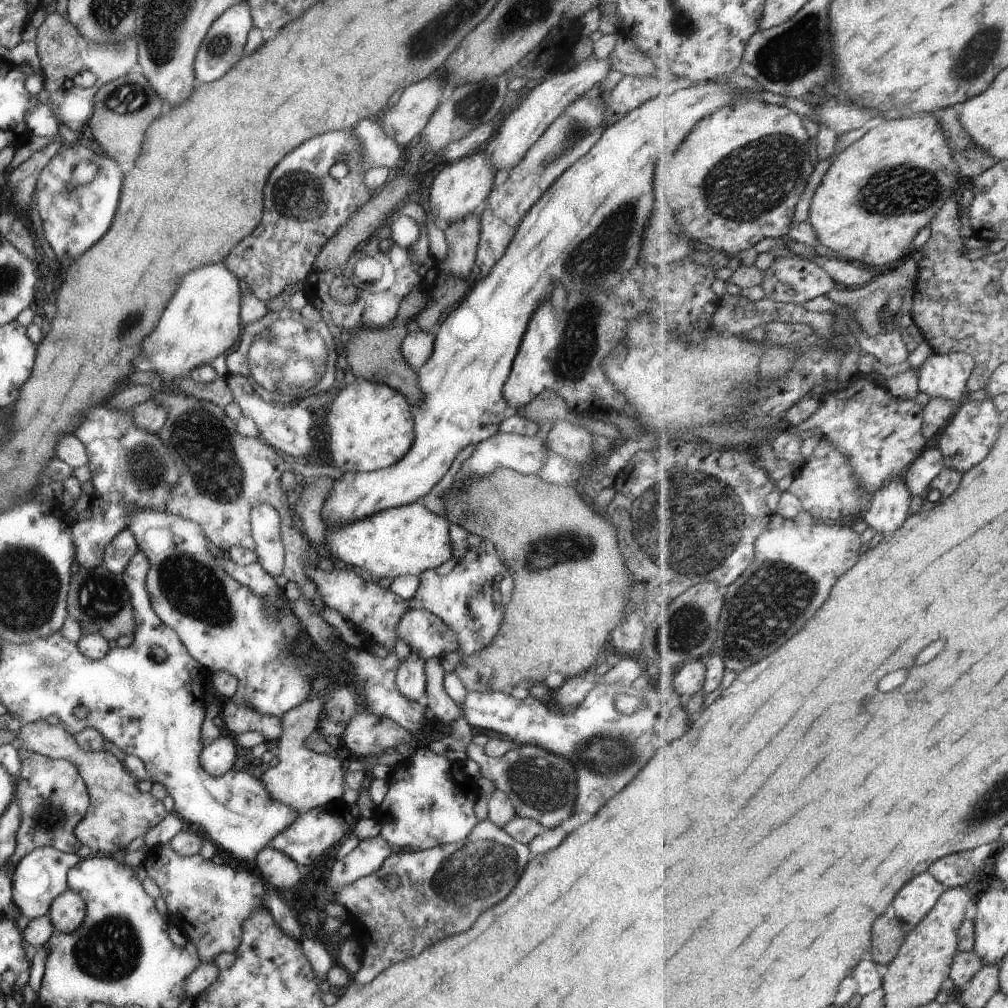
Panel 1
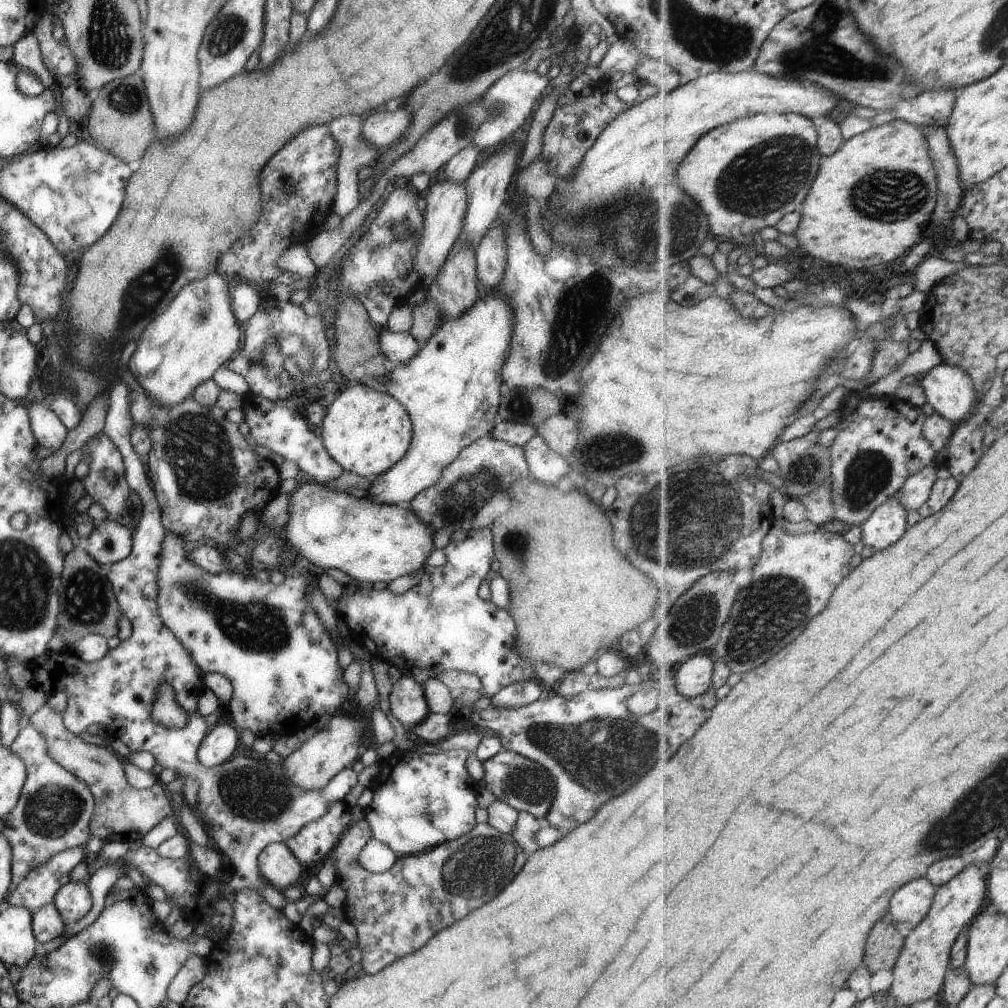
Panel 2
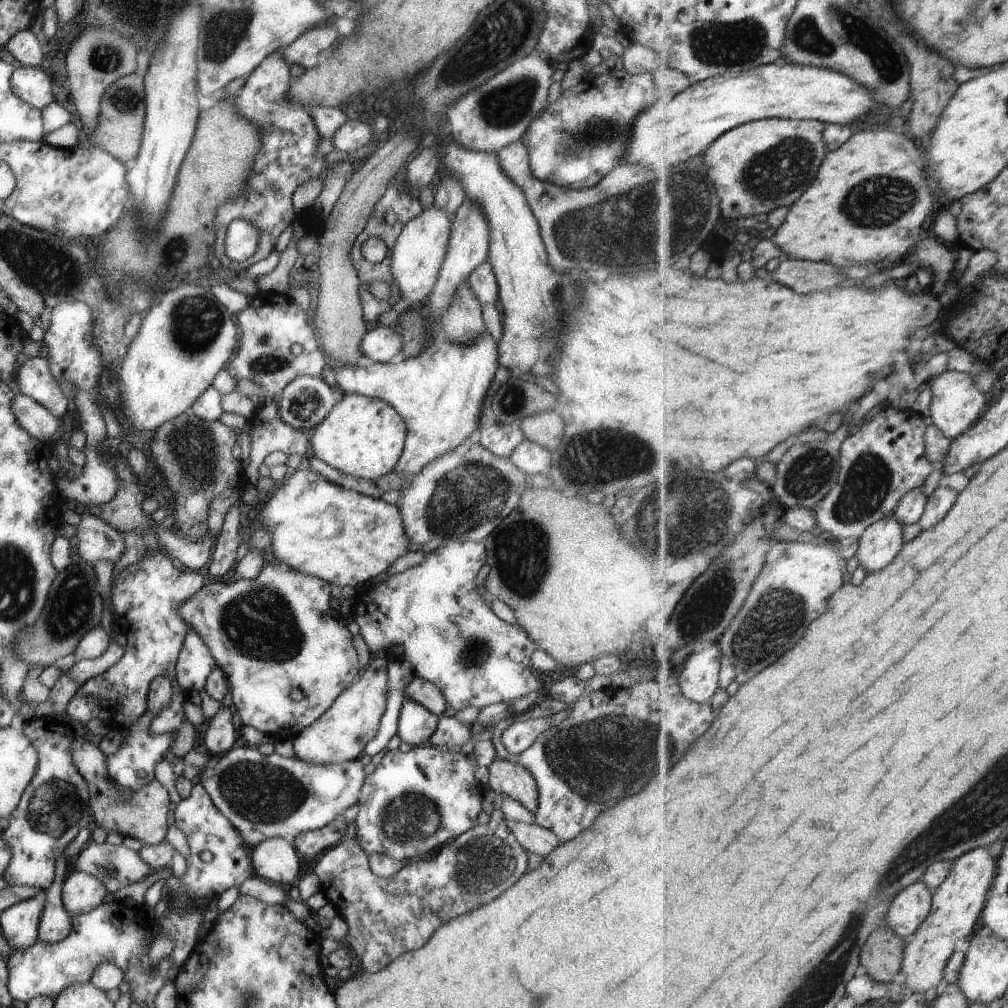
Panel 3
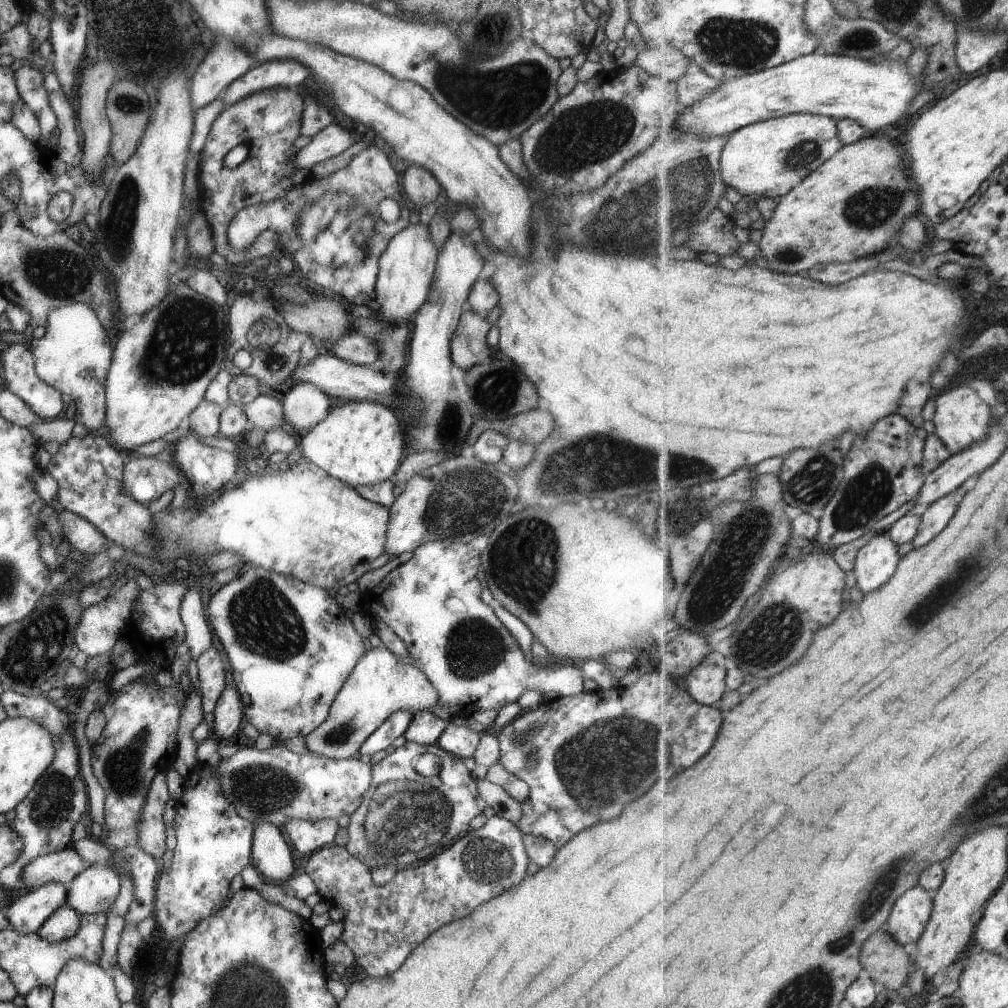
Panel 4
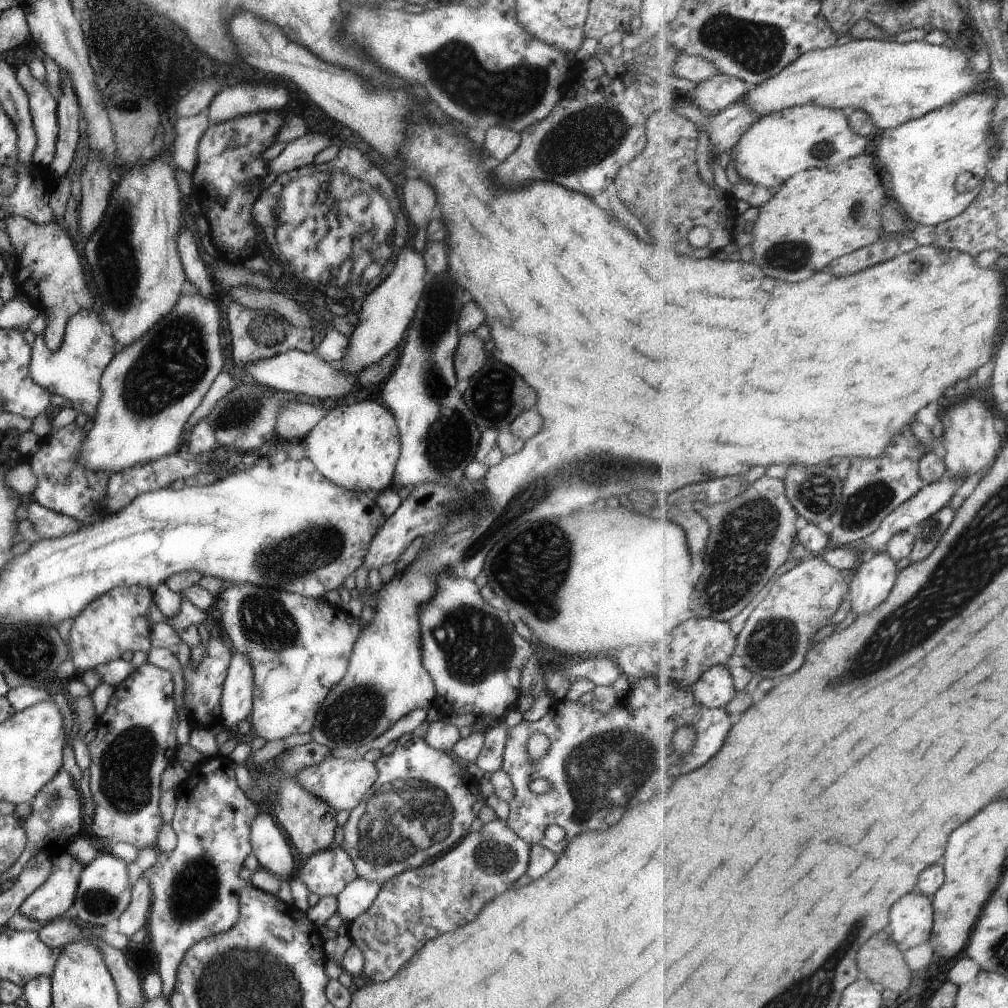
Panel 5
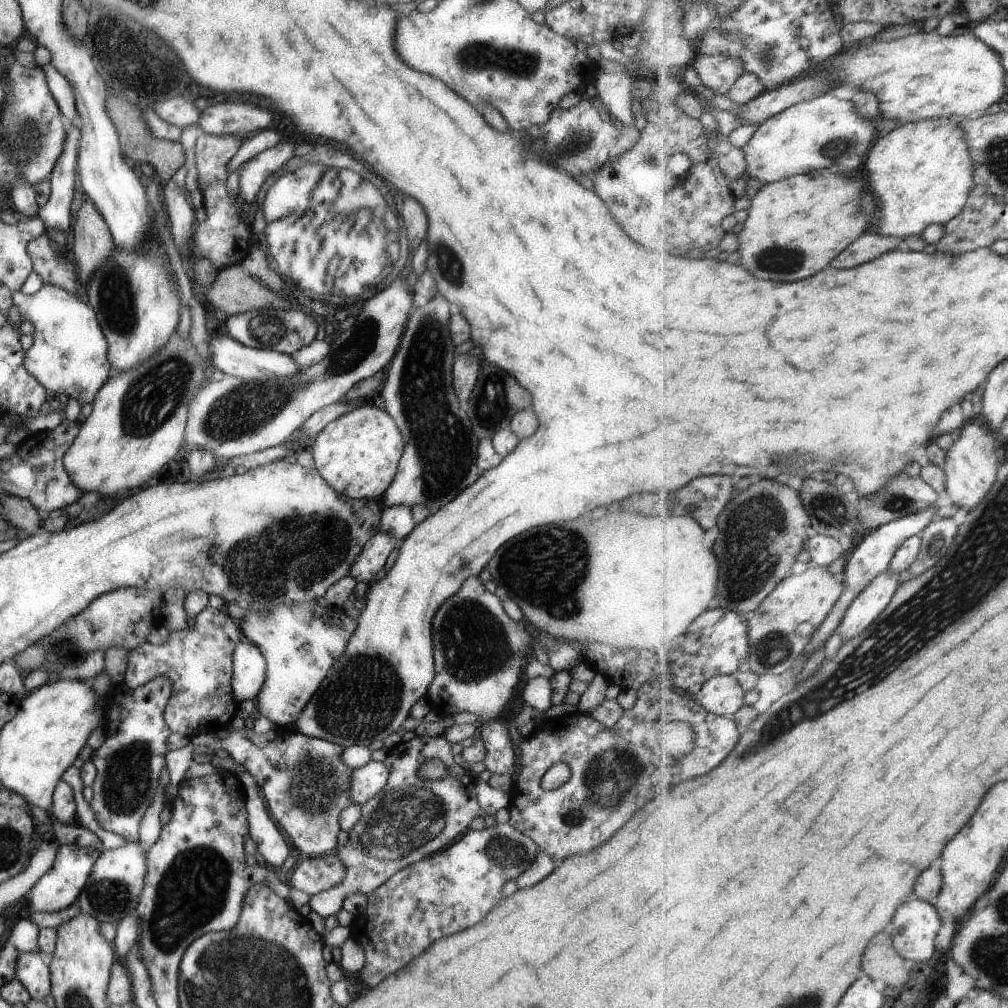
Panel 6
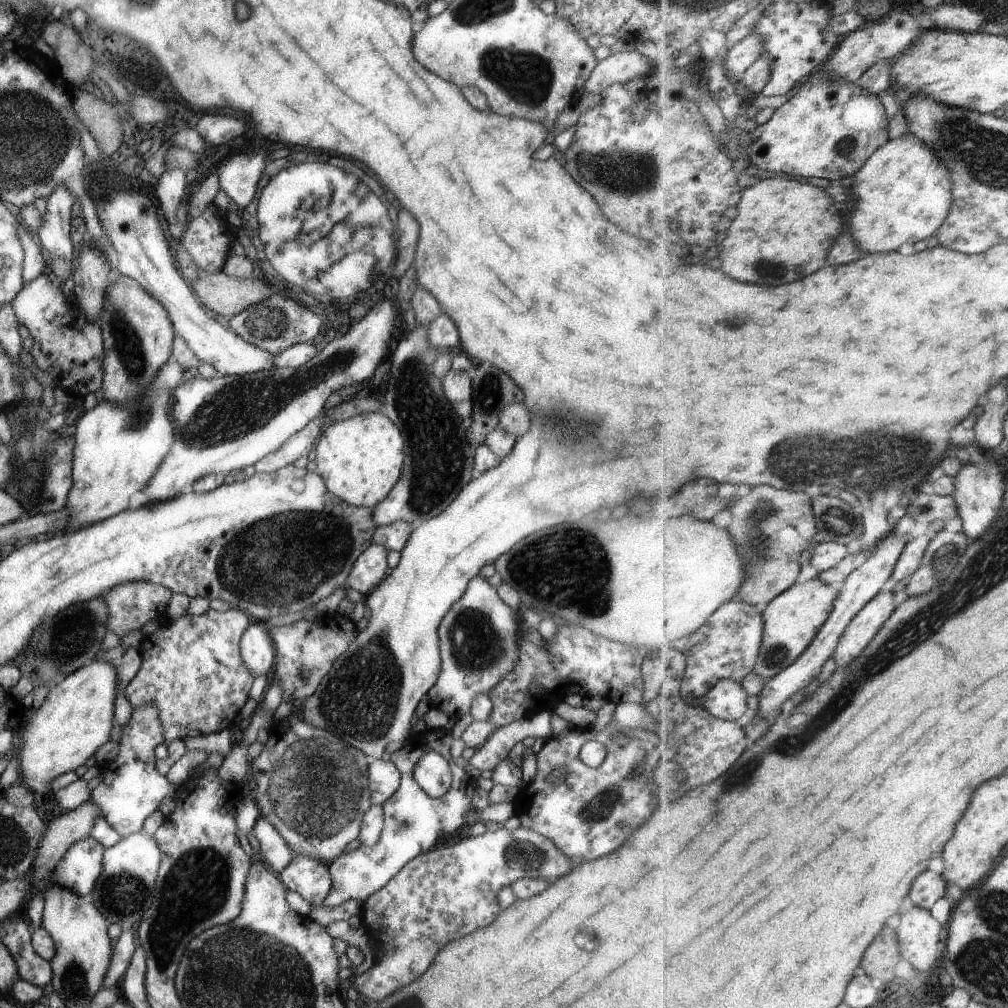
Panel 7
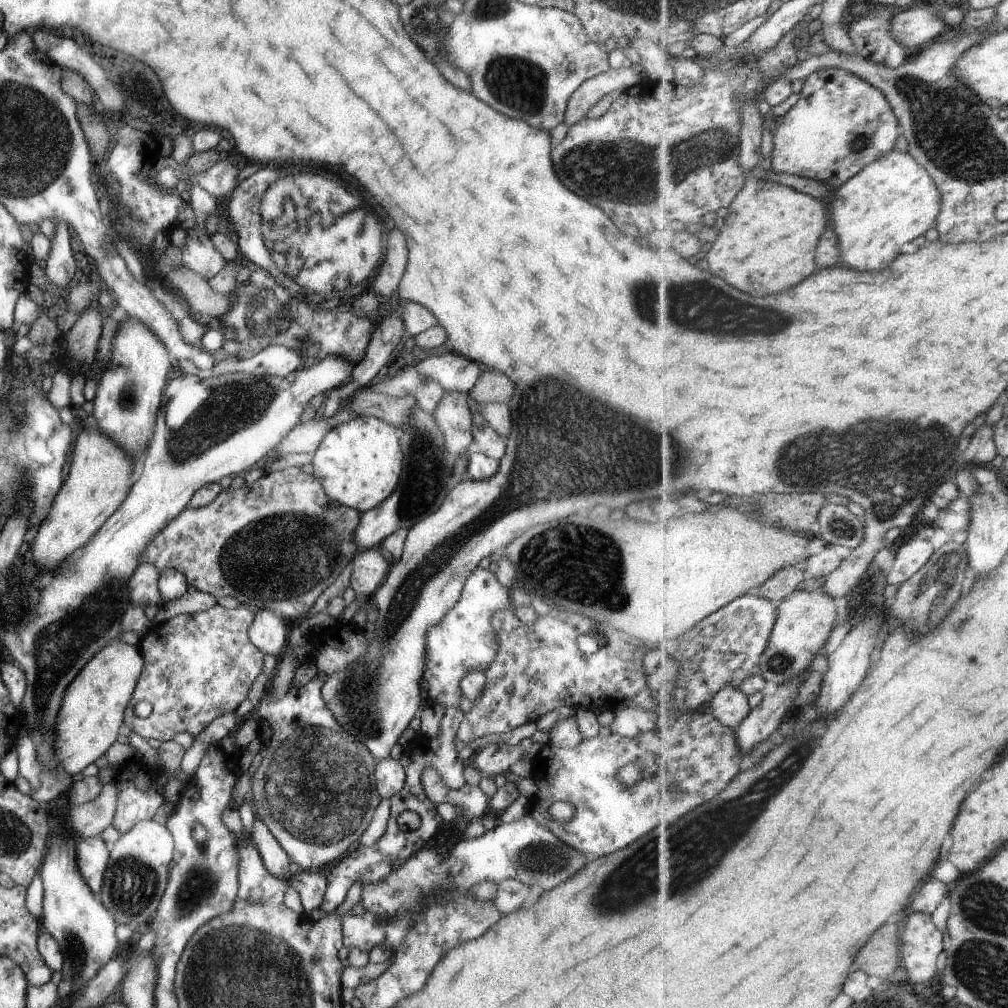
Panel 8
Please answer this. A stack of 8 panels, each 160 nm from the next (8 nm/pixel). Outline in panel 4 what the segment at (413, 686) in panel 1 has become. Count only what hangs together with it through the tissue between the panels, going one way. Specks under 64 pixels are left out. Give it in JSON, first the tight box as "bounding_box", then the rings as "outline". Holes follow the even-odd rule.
{"bounding_box":[402,710,448,746],"outline":[[[427,710],[416,712],[404,728],[402,740],[423,746],[433,745],[435,740],[440,737],[447,723],[448,721],[439,719]]]}

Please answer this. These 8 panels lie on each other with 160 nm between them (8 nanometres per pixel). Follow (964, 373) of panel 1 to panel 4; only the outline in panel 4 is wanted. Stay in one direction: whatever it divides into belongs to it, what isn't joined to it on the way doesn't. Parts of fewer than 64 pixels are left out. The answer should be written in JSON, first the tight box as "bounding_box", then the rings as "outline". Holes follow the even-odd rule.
{"bounding_box":[932,384,991,454],"outline":[[[969,384],[955,386],[950,390],[942,391],[936,398],[936,415],[932,422],[939,438],[952,450],[952,454],[963,451],[964,448],[972,447],[980,440],[988,438],[991,431],[991,406],[987,406],[977,390]]]}

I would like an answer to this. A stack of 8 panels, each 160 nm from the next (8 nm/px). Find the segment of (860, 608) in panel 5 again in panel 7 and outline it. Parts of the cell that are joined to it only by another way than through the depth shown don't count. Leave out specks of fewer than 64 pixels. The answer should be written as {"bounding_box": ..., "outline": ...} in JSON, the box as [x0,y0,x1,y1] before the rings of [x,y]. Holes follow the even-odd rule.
{"bounding_box":[833,591,900,667],"outline":[[[892,591],[877,593],[877,596],[874,596],[863,610],[854,616],[833,656],[838,666],[845,667],[857,656],[861,656],[861,652],[869,646],[873,636],[877,636],[879,628],[891,619],[899,599],[900,596]]]}

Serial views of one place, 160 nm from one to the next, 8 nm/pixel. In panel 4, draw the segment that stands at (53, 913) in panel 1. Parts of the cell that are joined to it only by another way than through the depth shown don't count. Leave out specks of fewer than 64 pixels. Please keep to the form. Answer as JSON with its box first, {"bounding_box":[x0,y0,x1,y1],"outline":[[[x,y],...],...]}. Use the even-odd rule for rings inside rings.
{"bounding_box":[64,863,120,915],"outline":[[[105,863],[90,864],[67,885],[64,905],[79,915],[106,913],[117,896],[120,877]]]}

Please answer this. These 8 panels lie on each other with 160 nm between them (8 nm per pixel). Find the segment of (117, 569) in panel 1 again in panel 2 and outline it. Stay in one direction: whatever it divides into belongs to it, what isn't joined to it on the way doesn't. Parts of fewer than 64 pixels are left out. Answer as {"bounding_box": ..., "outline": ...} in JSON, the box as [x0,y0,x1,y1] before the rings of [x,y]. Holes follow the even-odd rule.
{"bounding_box":[85,518,132,565],"outline":[[[107,518],[91,530],[85,552],[99,565],[113,565],[125,559],[131,548],[132,532],[124,525]]]}

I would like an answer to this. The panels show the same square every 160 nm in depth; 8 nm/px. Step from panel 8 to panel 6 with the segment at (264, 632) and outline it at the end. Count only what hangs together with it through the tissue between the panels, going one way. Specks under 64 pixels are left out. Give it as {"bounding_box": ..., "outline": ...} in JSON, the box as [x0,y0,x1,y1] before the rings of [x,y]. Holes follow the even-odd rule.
{"bounding_box":[231,638,265,702],"outline":[[[242,638],[232,653],[231,692],[237,702],[253,701],[265,680],[265,660],[261,652]]]}

